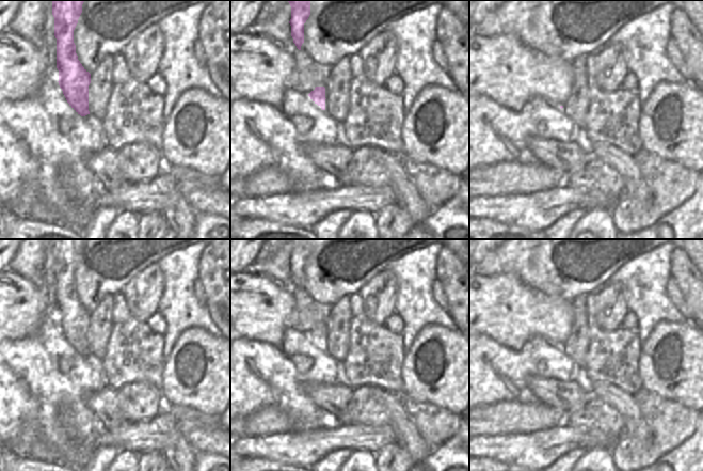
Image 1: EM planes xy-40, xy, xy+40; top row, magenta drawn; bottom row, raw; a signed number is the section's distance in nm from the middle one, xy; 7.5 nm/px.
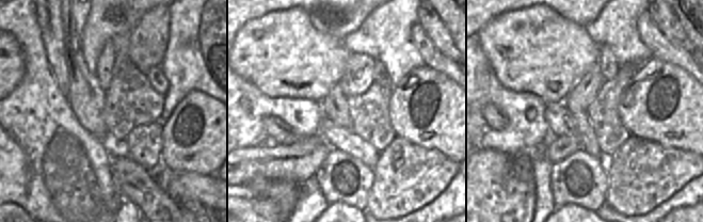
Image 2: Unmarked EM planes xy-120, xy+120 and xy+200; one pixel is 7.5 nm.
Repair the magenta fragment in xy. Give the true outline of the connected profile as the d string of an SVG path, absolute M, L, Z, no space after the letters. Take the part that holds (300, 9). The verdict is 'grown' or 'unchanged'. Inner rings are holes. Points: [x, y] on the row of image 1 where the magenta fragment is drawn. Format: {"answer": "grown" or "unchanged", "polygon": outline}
{"answer": "unchanged", "polygon": "M288 0L291 6L291 36L297 48L301 50L304 43L304 23L310 15L310 0Z"}

